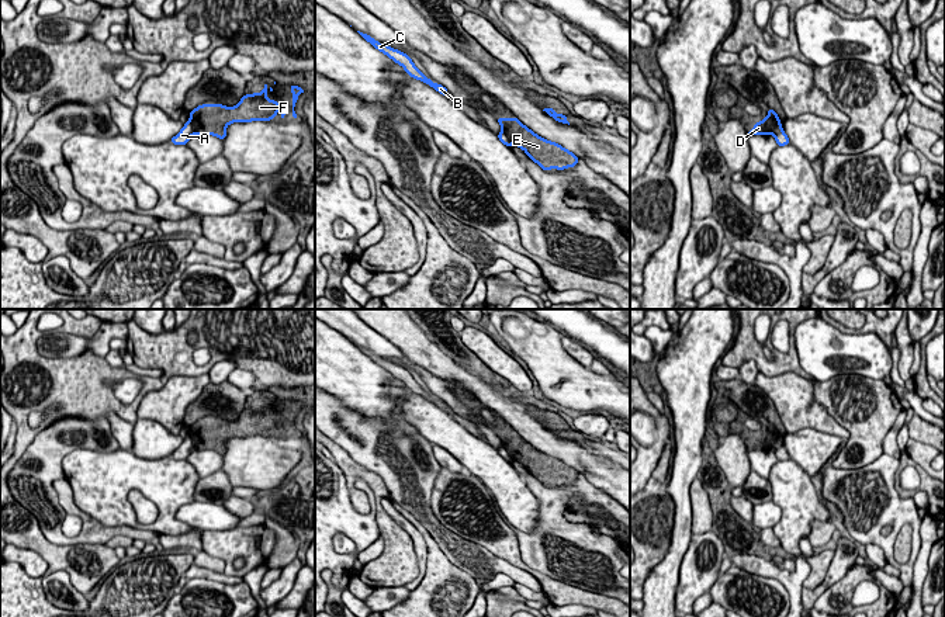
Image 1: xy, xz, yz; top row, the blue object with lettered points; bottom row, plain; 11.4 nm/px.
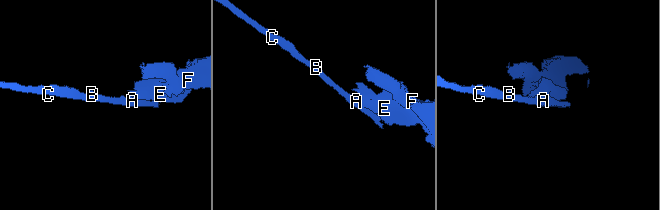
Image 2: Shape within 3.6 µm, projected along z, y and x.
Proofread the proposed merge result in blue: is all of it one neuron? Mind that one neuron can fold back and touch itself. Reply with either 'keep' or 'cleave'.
cleave

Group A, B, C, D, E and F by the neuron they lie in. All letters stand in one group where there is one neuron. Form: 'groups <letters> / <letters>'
groups A B C / D E F

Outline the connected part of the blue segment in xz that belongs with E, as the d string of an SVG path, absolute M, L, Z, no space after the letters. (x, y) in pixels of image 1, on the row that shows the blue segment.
M496 118L496 121L501 124L502 132L509 138L512 145L523 149L543 170L564 170L567 167L574 167L578 163L578 156L558 143L536 135L518 118Z

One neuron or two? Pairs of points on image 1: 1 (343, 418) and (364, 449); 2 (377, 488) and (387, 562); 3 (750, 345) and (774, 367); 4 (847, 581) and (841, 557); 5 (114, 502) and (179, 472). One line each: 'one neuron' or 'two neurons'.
1: one neuron
2: one neuron
3: one neuron
4: two neurons
5: one neuron

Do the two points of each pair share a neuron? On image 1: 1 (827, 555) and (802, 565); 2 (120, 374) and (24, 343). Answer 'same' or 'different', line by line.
1: different
2: same

